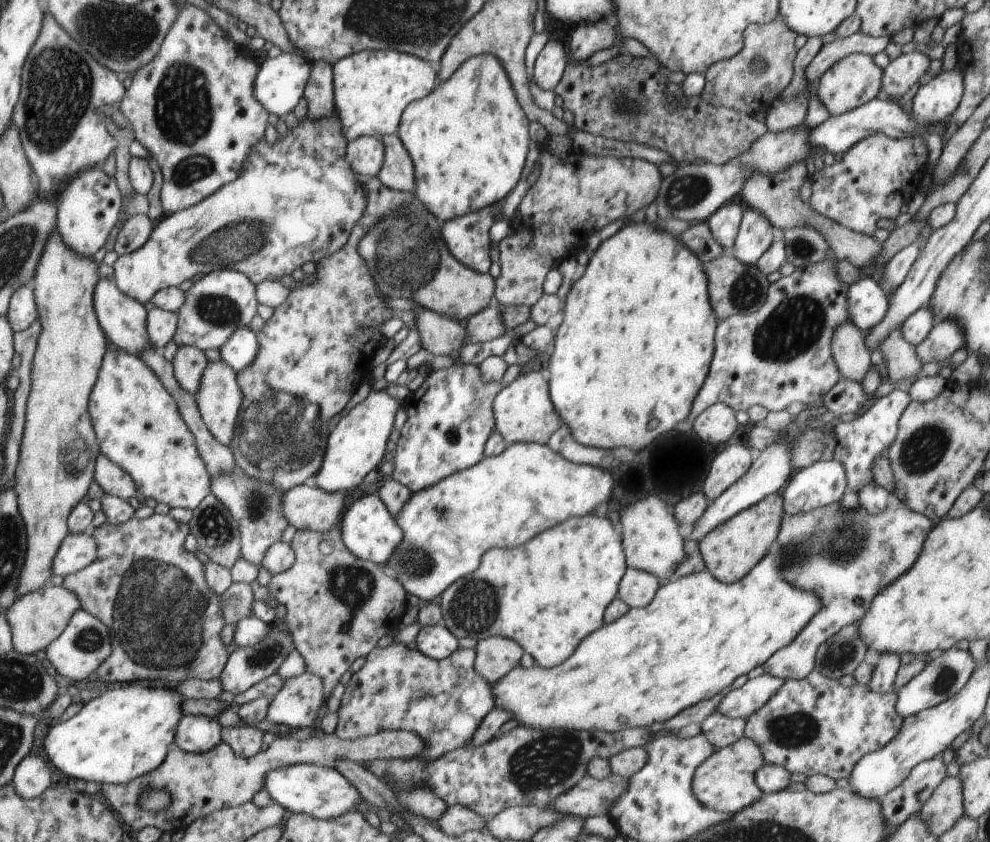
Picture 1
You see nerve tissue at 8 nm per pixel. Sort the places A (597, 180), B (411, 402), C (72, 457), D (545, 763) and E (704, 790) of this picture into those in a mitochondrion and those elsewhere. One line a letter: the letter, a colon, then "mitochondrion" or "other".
A: other
B: other
C: mitochondrion
D: mitochondrion
E: other

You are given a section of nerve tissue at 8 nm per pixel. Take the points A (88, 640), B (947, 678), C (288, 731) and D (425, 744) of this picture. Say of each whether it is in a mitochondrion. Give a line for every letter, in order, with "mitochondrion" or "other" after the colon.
A: mitochondrion
B: mitochondrion
C: other
D: other

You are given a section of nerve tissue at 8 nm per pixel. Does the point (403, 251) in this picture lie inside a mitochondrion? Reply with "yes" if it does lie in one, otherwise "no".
yes

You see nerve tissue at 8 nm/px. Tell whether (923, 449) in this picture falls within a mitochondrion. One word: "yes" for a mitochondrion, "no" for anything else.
yes

